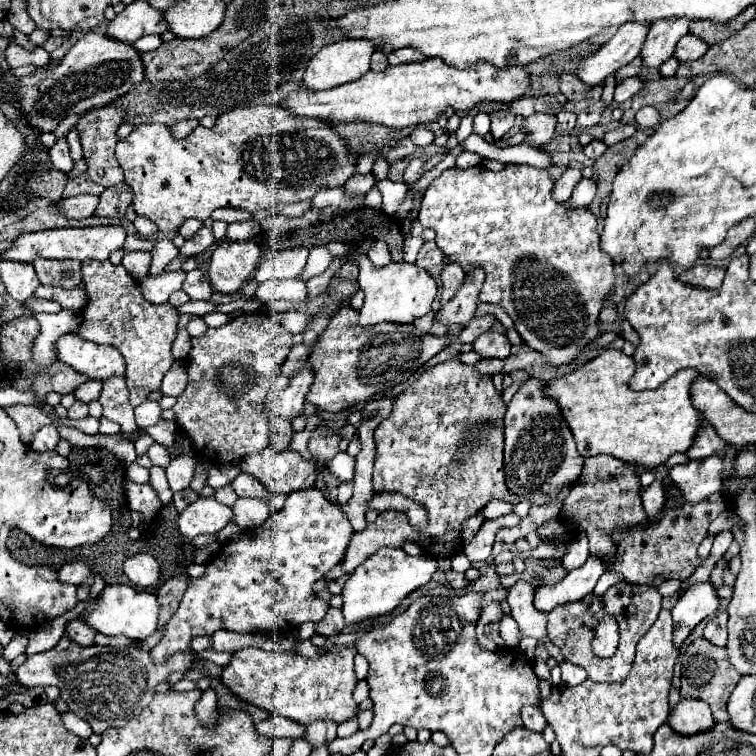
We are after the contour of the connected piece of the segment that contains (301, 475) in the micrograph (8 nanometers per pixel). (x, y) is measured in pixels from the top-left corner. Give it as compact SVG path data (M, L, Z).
M272 444L263 452L243 458L239 466L243 472L255 476L269 492L281 494L291 494L295 490L313 486L317 474L315 462L305 460L293 450L277 452Z

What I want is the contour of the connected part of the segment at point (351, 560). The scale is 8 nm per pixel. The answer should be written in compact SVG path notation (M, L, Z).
M459 356L437 364L421 374L421 378L409 386L403 394L393 400L391 414L377 426L375 430L375 470L373 470L373 488L375 492L399 492L413 502L421 504L427 510L427 526L423 532L417 532L411 524L407 514L387 510L377 520L367 524L365 530L355 532L349 540L349 548L341 560L343 572L351 574L363 560L367 560L375 550L381 546L399 548L405 540L411 540L423 546L425 554L431 558L447 556L457 552L461 546L461 524L465 518L477 514L489 500L499 498L511 504L529 502L529 504L549 504L549 496L513 496L509 488L505 488L504 472L504 419L505 404L501 396L493 388L491 376L481 376L475 366L463 364Z

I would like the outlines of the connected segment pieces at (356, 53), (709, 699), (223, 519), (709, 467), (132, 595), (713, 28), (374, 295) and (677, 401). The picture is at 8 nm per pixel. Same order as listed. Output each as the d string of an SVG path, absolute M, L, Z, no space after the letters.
M337 40L319 50L303 76L303 84L313 90L327 90L361 78L369 72L375 46L369 40Z
M703 636L695 638L681 658L681 696L705 700L711 706L715 722L725 722L729 718L725 704L739 680L741 680L741 674L729 664L727 650L711 644Z
M199 496L193 504L189 504L179 514L179 530L189 540L199 534L215 534L219 532L229 520L233 518L233 512L229 506L219 504L213 496Z
M709 456L705 460L691 460L683 466L673 466L669 478L679 488L681 496L689 504L707 500L707 496L721 490L721 458Z
M113 584L113 586L105 586L105 592L101 592L95 610L89 614L85 622L105 636L129 636L133 640L145 640L157 630L157 612L159 612L159 604L155 594L135 590L131 586Z
M749 6L745 12L741 12L737 18L733 18L725 24L717 24L717 22L709 22L709 20L691 22L691 34L701 36L707 44L717 44L717 42L733 36L737 30L741 30L753 18L755 18L755 6Z
M357 256L355 260L359 264L357 282L365 292L365 304L361 308L359 326L373 326L379 322L413 322L431 310L431 304L437 296L437 284L427 270L407 262L377 268L369 262L367 256Z
M607 348L597 358L583 364L581 368L549 382L545 388L545 394L553 396L557 400L557 404L563 412L563 418L567 420L567 424L575 436L577 450L581 456L587 458L587 456L607 454L607 456L625 460L627 464L653 470L659 464L665 464L673 454L677 454L677 452L685 454L693 446L697 428L705 420L705 414L697 412L697 408L693 408L693 404L691 404L691 384L701 374L691 368L679 370L667 382L663 382L659 388L635 392L629 388L629 380L633 378L635 370L637 370L637 366L631 356L627 356L623 350Z

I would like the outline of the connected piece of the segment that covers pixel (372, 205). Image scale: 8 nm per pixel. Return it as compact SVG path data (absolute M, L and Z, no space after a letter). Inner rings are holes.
M376 188L366 193L364 206L370 209L379 210L382 205L382 196Z

